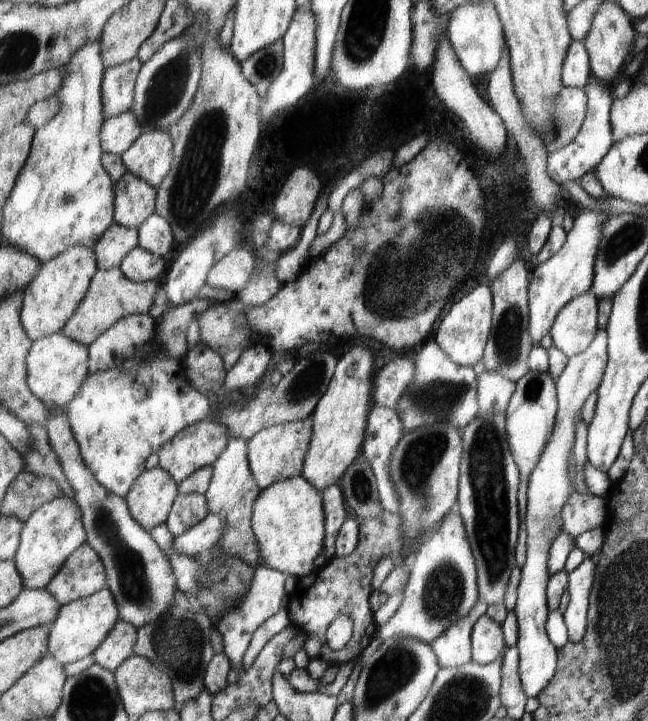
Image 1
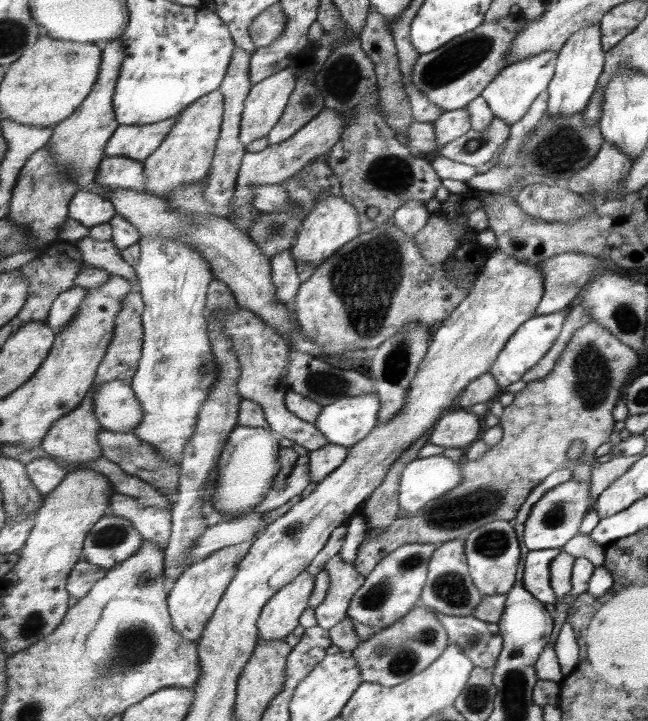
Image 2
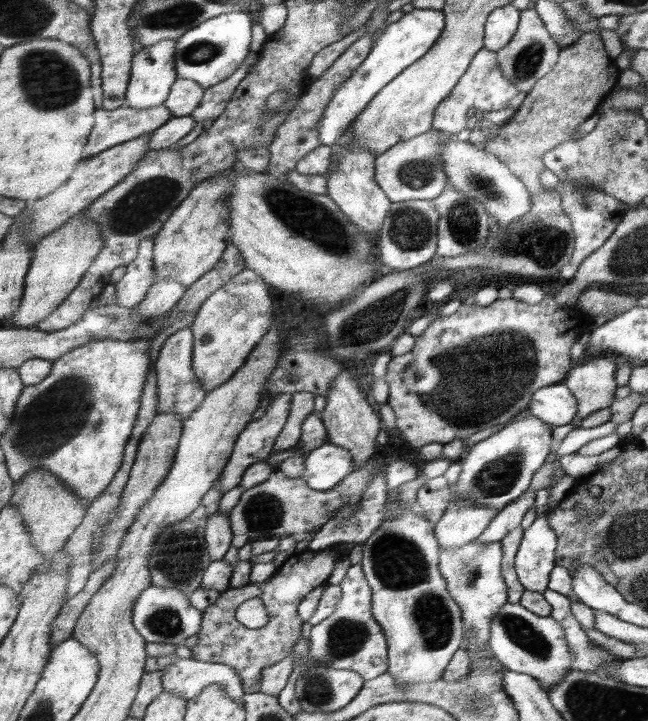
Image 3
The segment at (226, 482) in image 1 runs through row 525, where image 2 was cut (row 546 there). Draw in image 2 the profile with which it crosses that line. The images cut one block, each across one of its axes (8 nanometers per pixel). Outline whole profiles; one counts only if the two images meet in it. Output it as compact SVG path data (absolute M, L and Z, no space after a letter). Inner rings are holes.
M243 542L234 546L221 548L206 558L192 564L183 572L183 577L170 590L168 604L175 629L191 641L199 641L203 631L214 616L218 604L226 594L227 588L234 582L239 564L249 554L251 542Z

